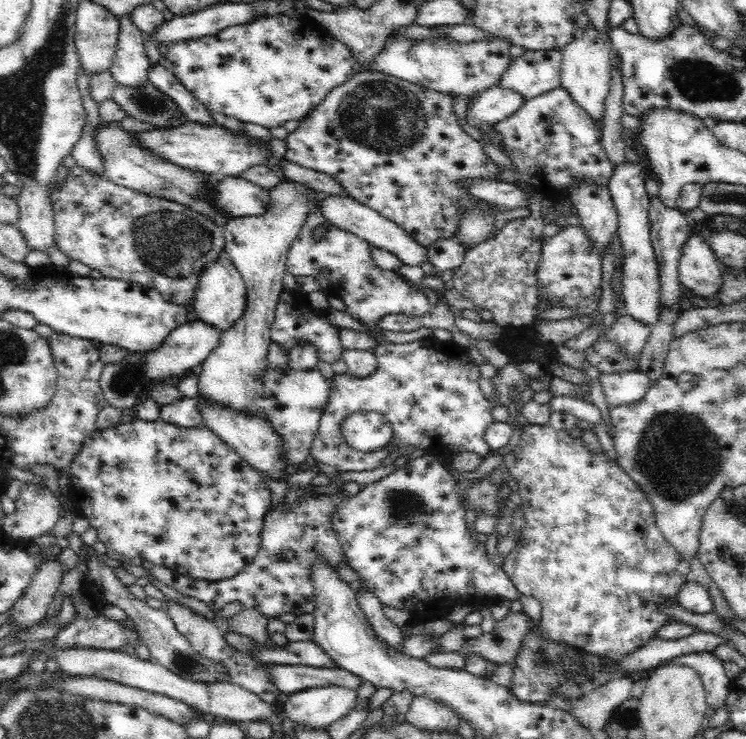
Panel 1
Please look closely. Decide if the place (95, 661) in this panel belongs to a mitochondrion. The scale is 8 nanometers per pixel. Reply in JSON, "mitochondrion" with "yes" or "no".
{"mitochondrion":"no"}

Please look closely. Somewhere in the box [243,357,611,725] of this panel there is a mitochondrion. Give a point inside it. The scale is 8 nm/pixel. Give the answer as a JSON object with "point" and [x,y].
{"point":[401,505]}

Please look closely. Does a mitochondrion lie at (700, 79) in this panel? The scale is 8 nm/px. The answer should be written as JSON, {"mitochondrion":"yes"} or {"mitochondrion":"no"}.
{"mitochondrion":"yes"}

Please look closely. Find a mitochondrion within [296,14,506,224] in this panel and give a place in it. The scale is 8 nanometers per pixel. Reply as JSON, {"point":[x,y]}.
{"point":[378,110]}

